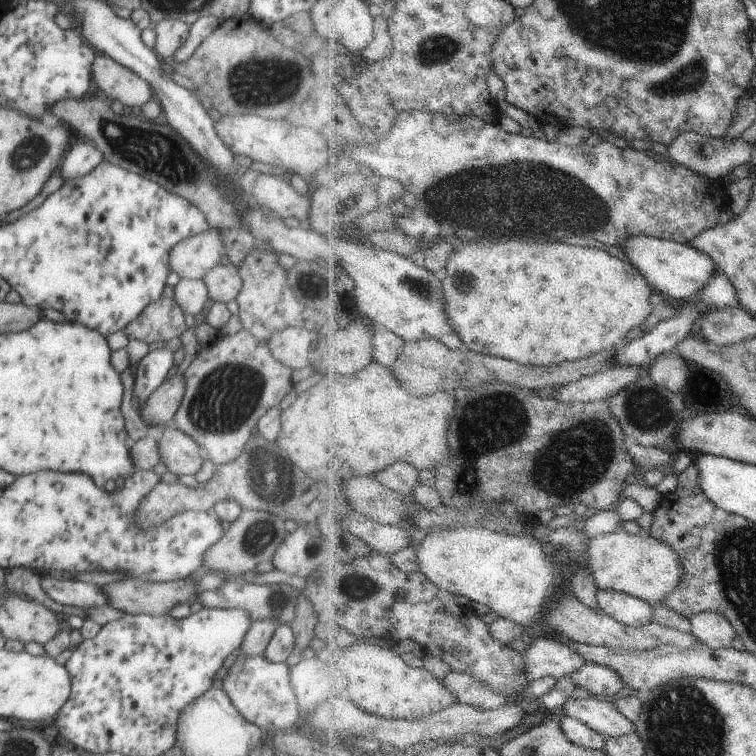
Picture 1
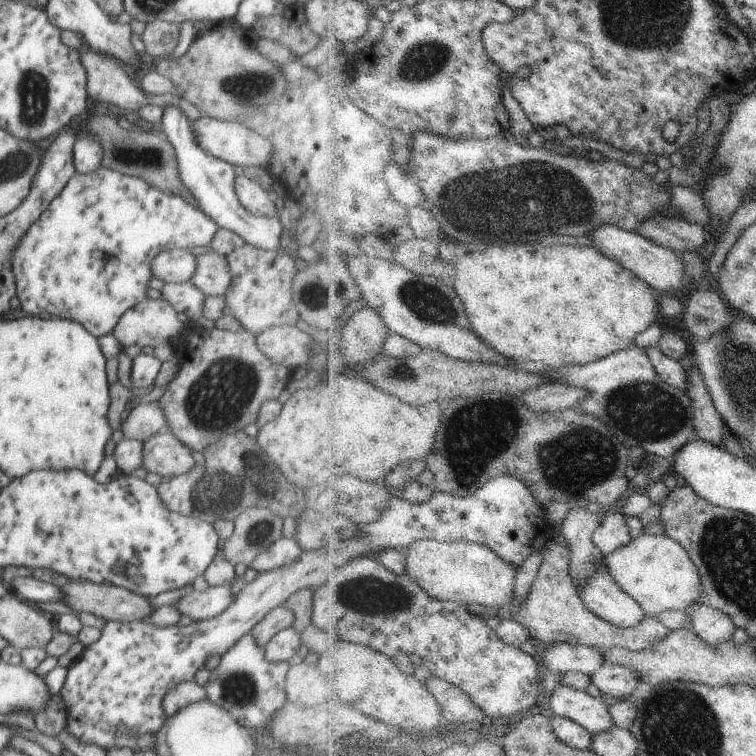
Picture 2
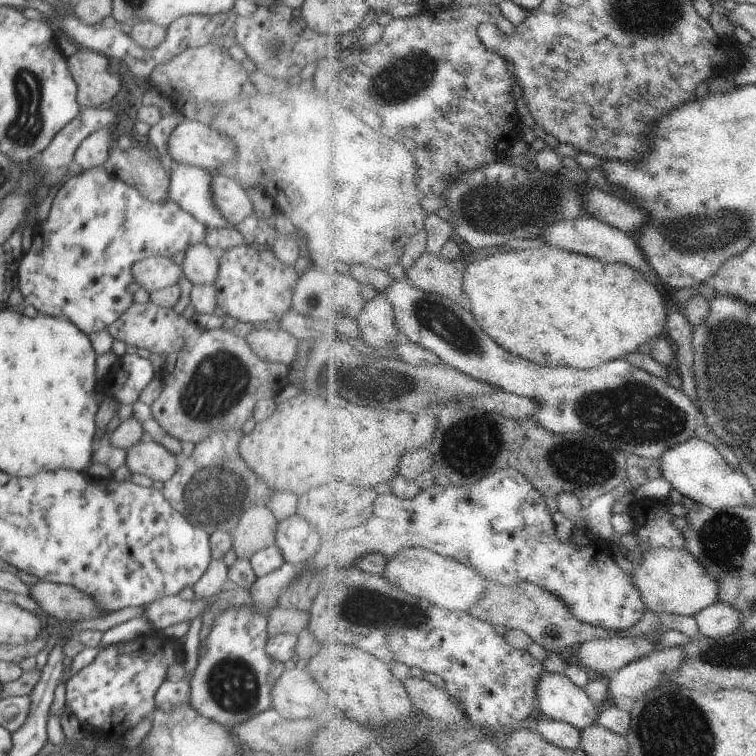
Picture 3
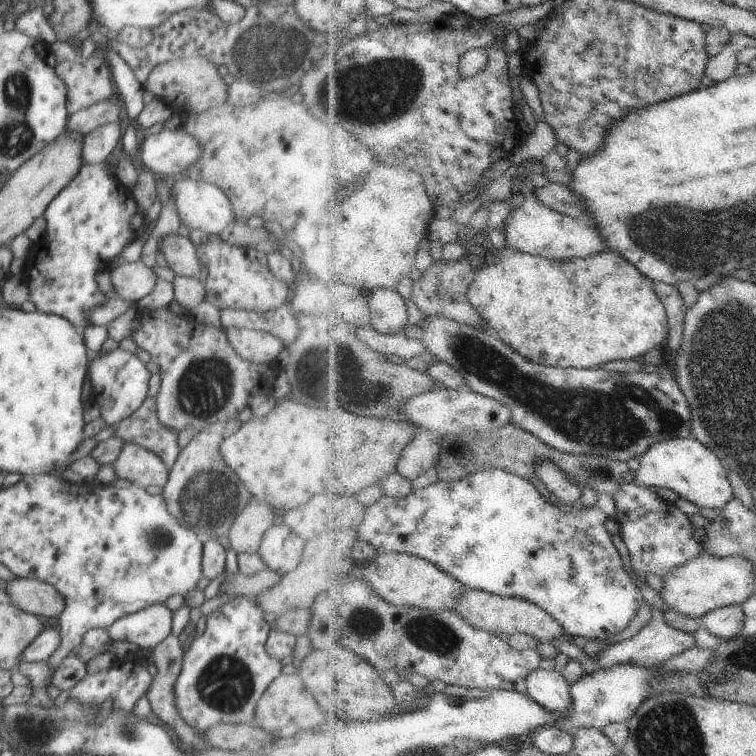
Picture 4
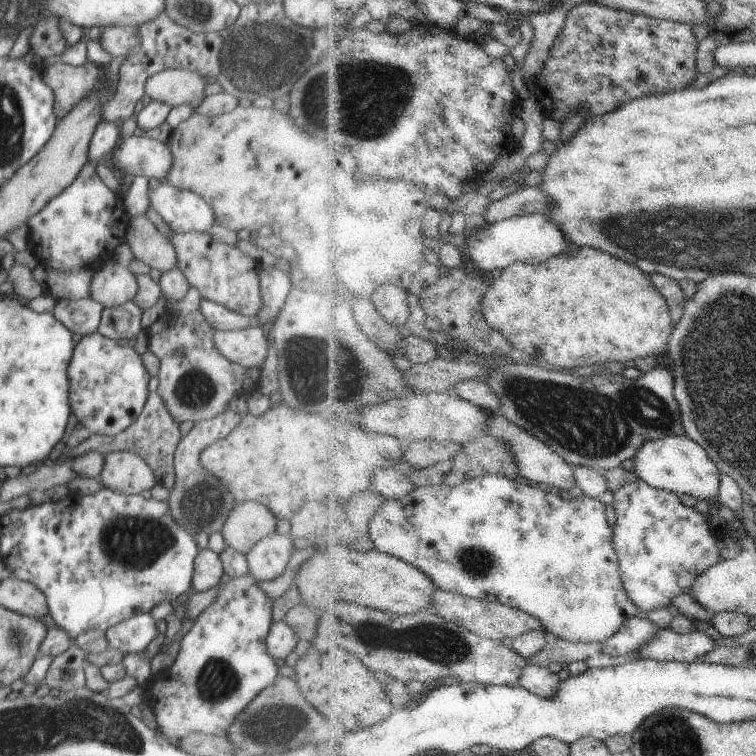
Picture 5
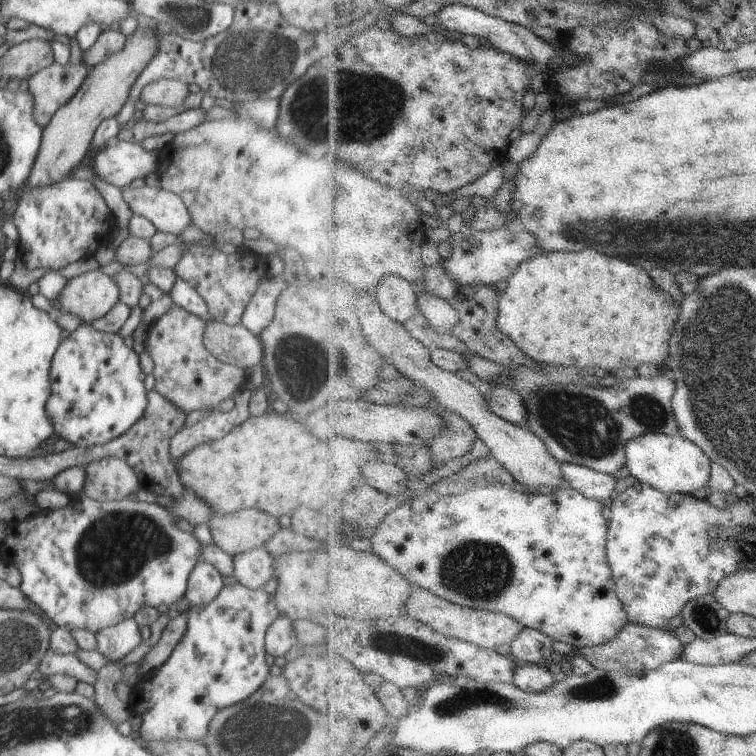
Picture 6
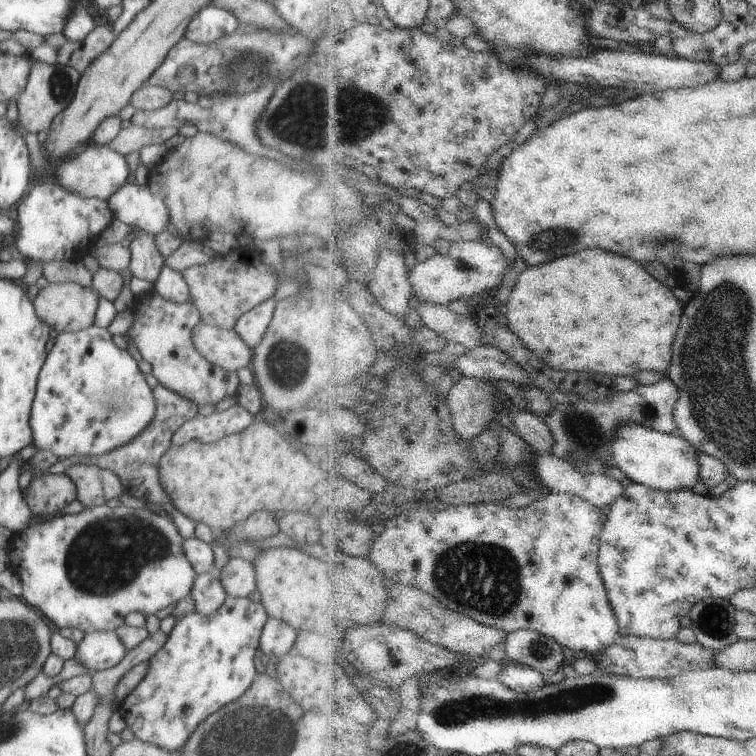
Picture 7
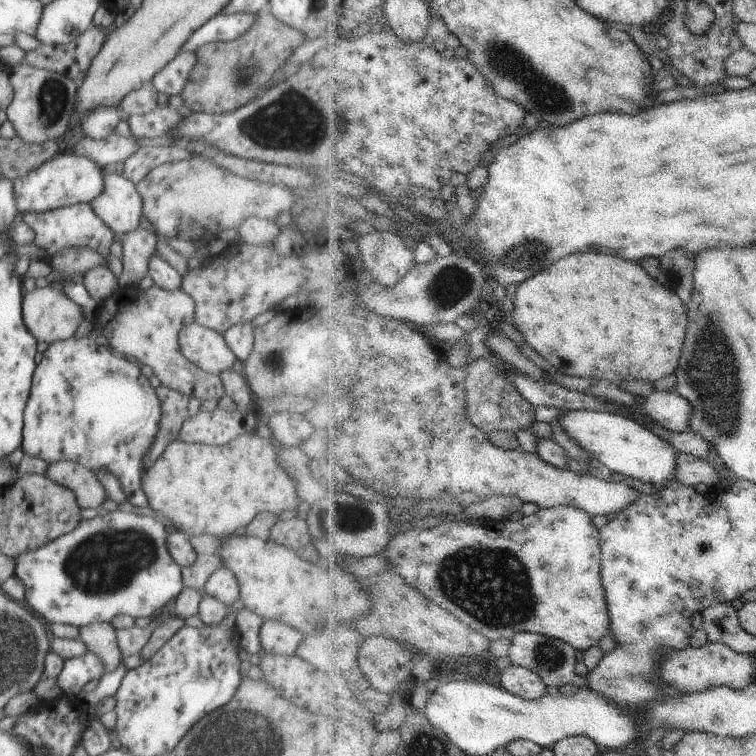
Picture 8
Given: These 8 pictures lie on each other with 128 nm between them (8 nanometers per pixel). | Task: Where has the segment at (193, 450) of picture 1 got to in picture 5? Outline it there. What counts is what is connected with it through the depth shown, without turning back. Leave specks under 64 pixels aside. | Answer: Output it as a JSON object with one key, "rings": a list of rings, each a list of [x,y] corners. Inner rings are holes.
{"rings":[[[112,451],[104,462],[98,481],[114,492],[138,495],[158,483],[153,470],[136,453]]]}

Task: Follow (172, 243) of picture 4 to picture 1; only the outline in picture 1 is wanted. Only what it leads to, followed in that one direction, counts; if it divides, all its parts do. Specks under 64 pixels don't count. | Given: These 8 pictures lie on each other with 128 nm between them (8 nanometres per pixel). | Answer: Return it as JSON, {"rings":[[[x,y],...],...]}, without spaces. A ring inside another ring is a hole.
{"rings":[[[232,263],[214,265],[201,279],[213,301],[228,303],[241,291],[242,279]]]}

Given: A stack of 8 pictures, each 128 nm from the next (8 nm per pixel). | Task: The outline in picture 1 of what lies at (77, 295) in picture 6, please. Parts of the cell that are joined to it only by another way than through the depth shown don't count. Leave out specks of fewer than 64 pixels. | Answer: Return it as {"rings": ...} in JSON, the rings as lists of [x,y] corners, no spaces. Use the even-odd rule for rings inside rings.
{"rings":[[[210,228],[208,232],[188,237],[174,246],[172,251],[169,252],[171,272],[176,272],[180,279],[201,279],[214,265],[220,263],[222,255],[226,255],[221,232],[220,229]]]}

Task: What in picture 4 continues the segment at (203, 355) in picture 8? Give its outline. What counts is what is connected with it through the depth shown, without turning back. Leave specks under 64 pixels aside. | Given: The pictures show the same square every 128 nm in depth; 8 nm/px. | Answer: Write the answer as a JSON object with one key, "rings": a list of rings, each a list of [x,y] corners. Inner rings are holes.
{"rings":[[[228,329],[225,335],[231,347],[252,364],[267,364],[284,352],[282,341],[273,334],[258,329]]]}

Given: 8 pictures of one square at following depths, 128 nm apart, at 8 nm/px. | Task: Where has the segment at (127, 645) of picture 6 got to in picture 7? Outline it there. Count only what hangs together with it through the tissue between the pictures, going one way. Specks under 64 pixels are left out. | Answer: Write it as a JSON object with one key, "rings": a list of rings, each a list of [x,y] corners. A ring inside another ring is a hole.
{"rings":[[[94,631],[85,633],[85,637],[77,644],[77,649],[73,658],[78,660],[82,666],[89,670],[88,674],[111,669],[115,667],[127,653],[122,641],[114,631]]]}

